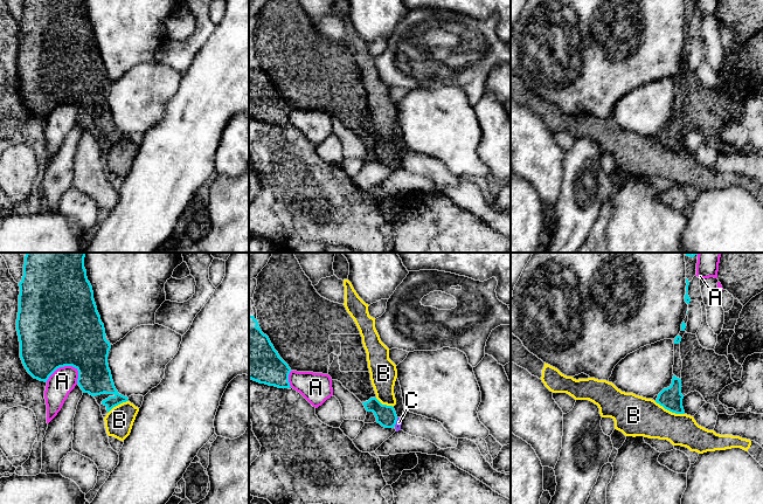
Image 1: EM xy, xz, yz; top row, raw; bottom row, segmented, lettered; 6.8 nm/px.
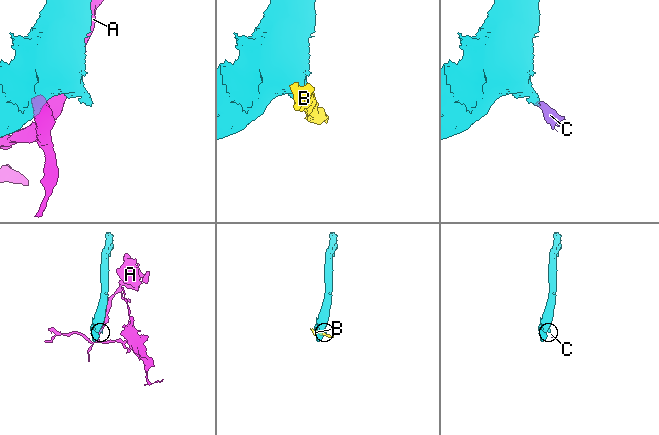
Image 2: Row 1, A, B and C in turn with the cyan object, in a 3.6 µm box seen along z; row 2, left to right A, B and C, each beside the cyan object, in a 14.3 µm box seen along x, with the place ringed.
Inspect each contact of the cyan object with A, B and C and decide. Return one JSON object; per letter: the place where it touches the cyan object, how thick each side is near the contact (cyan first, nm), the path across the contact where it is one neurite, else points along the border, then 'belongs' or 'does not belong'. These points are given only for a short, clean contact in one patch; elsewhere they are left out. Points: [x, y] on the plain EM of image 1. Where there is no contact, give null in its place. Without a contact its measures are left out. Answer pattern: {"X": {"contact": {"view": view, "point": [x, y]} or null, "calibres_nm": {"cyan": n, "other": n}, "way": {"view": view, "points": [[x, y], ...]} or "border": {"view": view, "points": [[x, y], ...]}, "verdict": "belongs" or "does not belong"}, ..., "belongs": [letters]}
{"A": {"contact": {"view": "xy", "point": [61, 104]}, "calibres_nm": {"cyan": 500, "other": 180}, "verdict": "does not belong"}, "B": {"contact": {"view": "yz", "point": [670, 149]}, "calibres_nm": {"cyan": 160, "other": 280}, "border": {"view": "yz", "points": [[654, 139], [672, 150], [684, 152]]}, "verdict": "does not belong"}, "C": {"contact": {"view": "xz", "point": [395, 160]}, "calibres_nm": {"cyan": 140, "other": 50}, "way": {"view": "xz", "points": [[386, 153], [395, 160], [399, 160]]}, "verdict": "belongs"}, "belongs": ["C"]}

